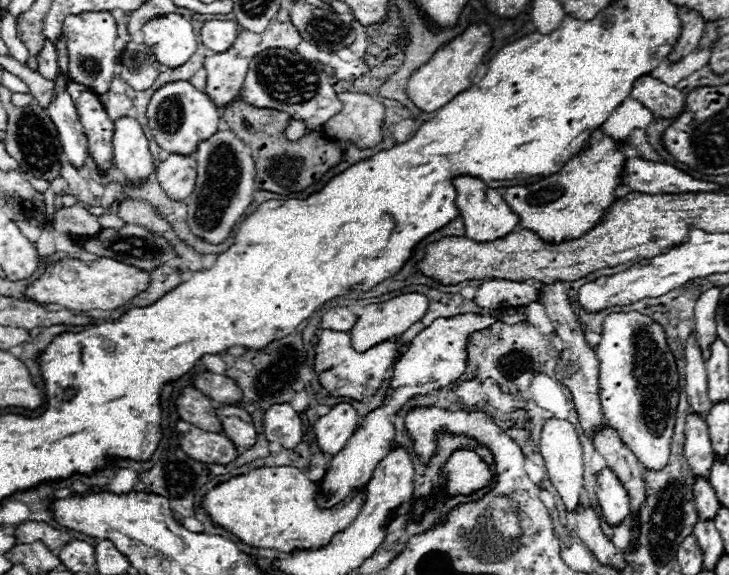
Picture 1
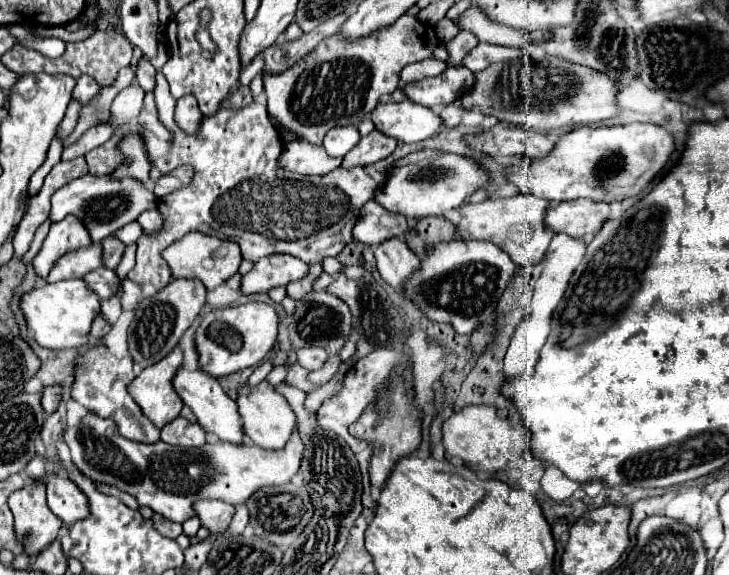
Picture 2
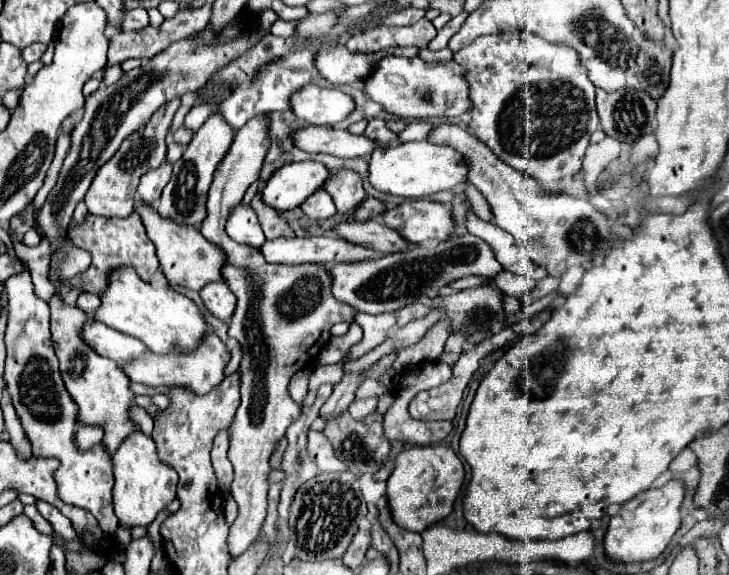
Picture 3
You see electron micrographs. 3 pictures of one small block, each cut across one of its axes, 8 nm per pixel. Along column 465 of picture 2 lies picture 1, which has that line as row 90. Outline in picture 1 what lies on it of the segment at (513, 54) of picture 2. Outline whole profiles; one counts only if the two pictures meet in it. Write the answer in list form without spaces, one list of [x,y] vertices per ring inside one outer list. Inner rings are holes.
[[[60,76],[56,80],[56,90],[58,90],[58,96],[48,106],[48,116],[54,122],[54,126],[58,128],[58,138],[60,138],[60,144],[62,144],[70,164],[74,168],[82,168],[86,164],[86,158],[90,156],[88,140],[86,140],[84,128],[80,124],[74,100],[66,92],[64,76]]]

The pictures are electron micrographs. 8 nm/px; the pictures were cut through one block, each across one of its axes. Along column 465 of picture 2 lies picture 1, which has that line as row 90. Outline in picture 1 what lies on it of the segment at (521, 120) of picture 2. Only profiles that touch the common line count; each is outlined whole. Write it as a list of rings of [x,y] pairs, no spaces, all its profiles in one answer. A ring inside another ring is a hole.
[[[82,12],[82,14],[70,14],[64,18],[62,34],[66,36],[68,44],[68,74],[74,82],[86,84],[94,88],[98,94],[106,94],[110,90],[110,80],[114,78],[114,66],[116,66],[116,50],[114,42],[118,38],[116,34],[116,20],[112,12]]]

